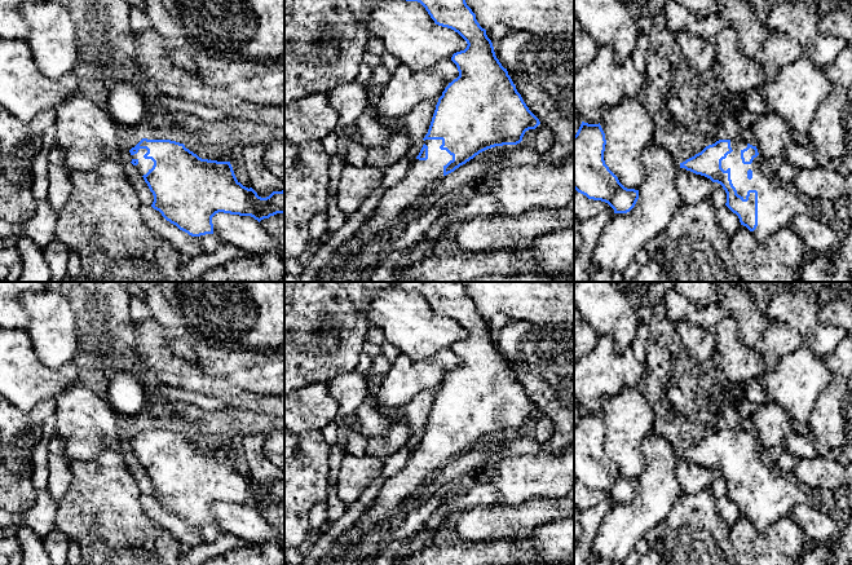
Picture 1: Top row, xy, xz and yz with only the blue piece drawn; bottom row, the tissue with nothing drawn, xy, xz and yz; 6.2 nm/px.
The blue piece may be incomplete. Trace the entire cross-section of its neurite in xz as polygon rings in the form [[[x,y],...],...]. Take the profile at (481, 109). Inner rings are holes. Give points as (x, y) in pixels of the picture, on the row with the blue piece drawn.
[[[406,0],[406,1],[418,1],[420,3],[425,10],[428,12],[428,14],[431,16],[431,18],[434,21],[436,25],[442,26],[442,27],[447,27],[454,30],[455,32],[458,32],[465,41],[467,41],[467,48],[464,50],[456,52],[453,54],[451,61],[456,65],[458,71],[459,71],[459,76],[456,79],[454,79],[451,83],[449,83],[449,85],[445,88],[445,91],[442,92],[442,96],[438,98],[438,102],[436,105],[436,110],[428,129],[428,133],[425,134],[424,140],[424,145],[419,153],[419,155],[416,156],[416,159],[412,162],[410,169],[407,171],[407,173],[405,175],[405,177],[398,181],[394,186],[390,186],[389,189],[384,189],[381,190],[380,194],[380,200],[376,206],[376,208],[372,211],[372,213],[370,215],[368,220],[366,222],[363,222],[363,225],[354,233],[354,235],[346,240],[344,244],[341,244],[339,248],[336,248],[332,253],[332,260],[331,260],[331,266],[336,270],[340,272],[345,272],[348,270],[352,265],[349,264],[349,261],[352,259],[354,259],[356,256],[358,256],[362,250],[376,242],[380,239],[384,239],[384,234],[393,229],[394,226],[405,222],[407,213],[419,204],[420,199],[429,193],[431,189],[433,189],[434,186],[438,185],[438,182],[449,173],[454,172],[456,168],[459,168],[460,165],[465,164],[467,162],[469,162],[471,159],[473,159],[476,155],[478,155],[480,153],[495,147],[495,146],[503,146],[503,145],[517,145],[522,141],[522,137],[525,134],[526,131],[529,129],[535,129],[540,122],[539,119],[529,110],[529,107],[526,106],[526,103],[524,102],[521,94],[517,92],[516,85],[513,84],[511,76],[508,75],[507,69],[504,69],[502,66],[502,63],[499,62],[499,59],[495,56],[494,52],[494,47],[491,40],[487,37],[486,35],[486,30],[482,28],[480,26],[480,23],[476,19],[476,14],[472,12],[472,9],[467,5],[465,0]]]

